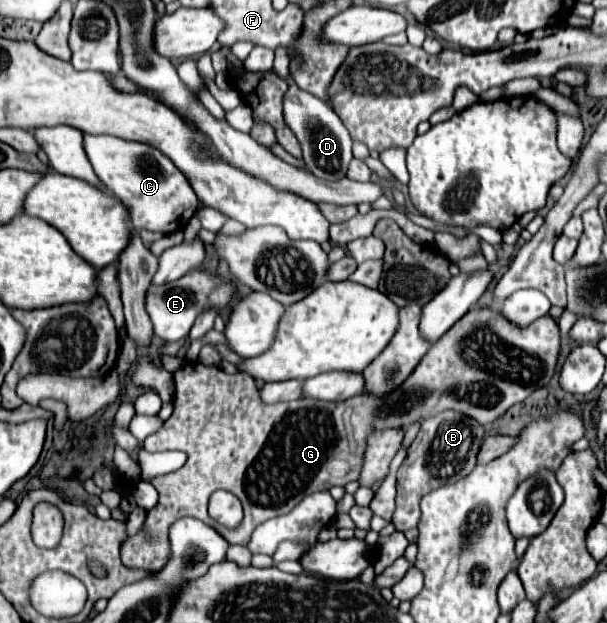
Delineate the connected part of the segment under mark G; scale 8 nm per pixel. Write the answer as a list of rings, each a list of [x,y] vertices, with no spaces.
[[[470,308],[466,316],[462,316],[438,342],[432,344],[426,358],[420,362],[418,370],[406,380],[402,390],[394,390],[386,402],[374,402],[374,398],[366,398],[360,394],[356,398],[344,402],[314,402],[314,398],[300,398],[294,402],[278,402],[278,404],[264,404],[258,398],[258,390],[254,378],[250,374],[238,372],[234,376],[222,372],[218,366],[204,366],[200,362],[184,364],[180,370],[174,372],[174,412],[162,424],[162,428],[150,434],[144,440],[146,452],[164,452],[164,450],[180,450],[188,454],[186,464],[170,474],[156,476],[152,480],[154,488],[158,490],[158,504],[146,516],[146,530],[154,530],[158,538],[154,544],[146,534],[136,534],[128,538],[120,548],[120,558],[124,566],[142,566],[142,570],[162,570],[170,560],[170,540],[168,530],[170,526],[184,518],[198,518],[206,524],[208,516],[208,498],[216,490],[228,490],[236,494],[244,506],[244,520],[236,530],[226,530],[224,526],[210,522],[208,526],[218,528],[216,532],[230,544],[248,546],[254,528],[270,518],[288,514],[294,506],[298,506],[306,496],[314,492],[328,490],[330,486],[344,486],[358,478],[362,466],[362,450],[366,448],[366,434],[370,430],[378,430],[378,426],[402,428],[410,426],[418,418],[428,418],[428,414],[438,414],[446,408],[462,410],[462,414],[470,414],[470,418],[490,424],[510,406],[524,402],[534,390],[544,388],[558,364],[560,356],[560,330],[558,324],[550,316],[538,318],[526,330],[518,330],[504,322],[504,318],[490,310],[490,308]]]

